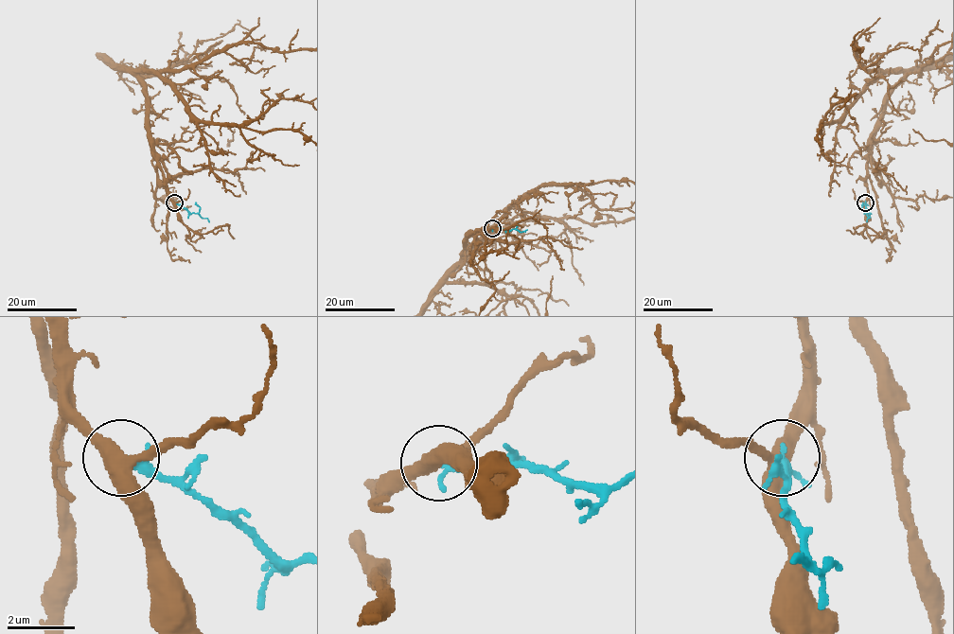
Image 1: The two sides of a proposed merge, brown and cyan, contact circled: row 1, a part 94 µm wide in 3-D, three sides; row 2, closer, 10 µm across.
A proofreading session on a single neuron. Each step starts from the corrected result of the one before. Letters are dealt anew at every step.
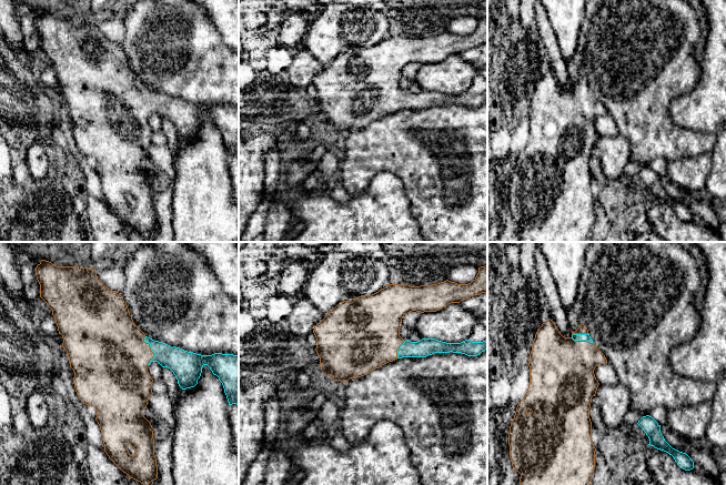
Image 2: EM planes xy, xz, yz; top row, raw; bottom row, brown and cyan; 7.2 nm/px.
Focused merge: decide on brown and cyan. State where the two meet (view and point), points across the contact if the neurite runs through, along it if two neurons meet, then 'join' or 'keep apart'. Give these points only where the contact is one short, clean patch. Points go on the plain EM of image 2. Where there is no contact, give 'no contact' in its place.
xy (151, 102) | across xy (118, 108), (151, 102), (161, 103), (182, 114) | join

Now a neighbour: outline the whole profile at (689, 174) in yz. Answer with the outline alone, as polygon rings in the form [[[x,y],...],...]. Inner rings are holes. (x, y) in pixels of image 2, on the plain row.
[[[705,153],[668,163],[666,175],[672,183],[683,189],[688,195],[693,195],[697,190],[705,188],[710,166],[712,155]]]

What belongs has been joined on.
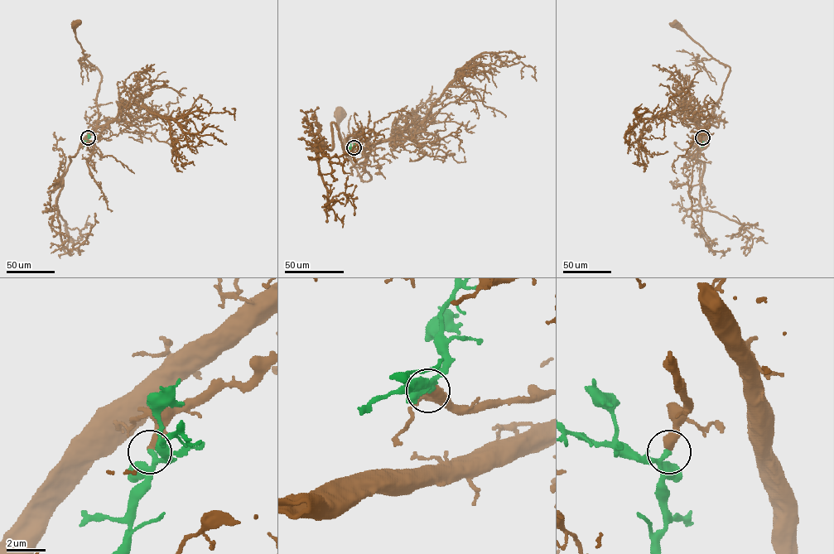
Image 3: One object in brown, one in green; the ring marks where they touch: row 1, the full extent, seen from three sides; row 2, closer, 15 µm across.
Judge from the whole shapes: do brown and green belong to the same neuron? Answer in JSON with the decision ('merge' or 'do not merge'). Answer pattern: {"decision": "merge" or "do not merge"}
{"decision": "merge"}

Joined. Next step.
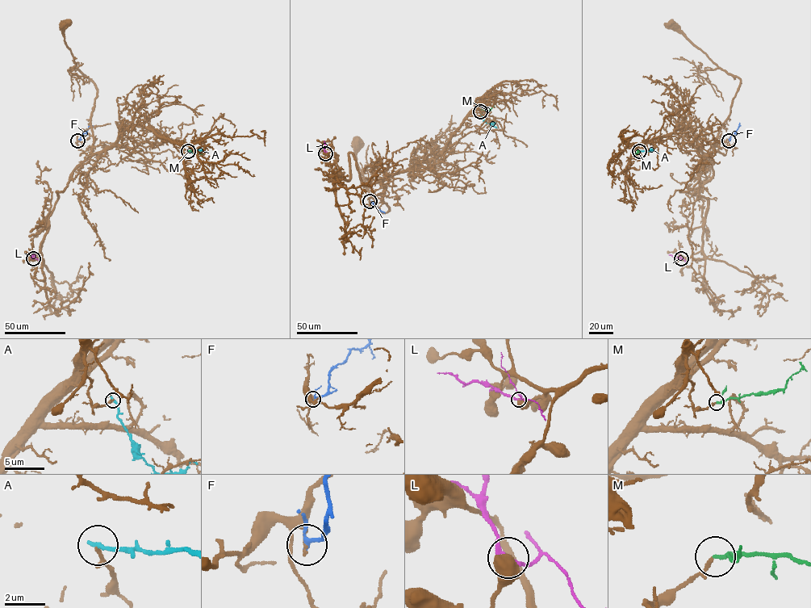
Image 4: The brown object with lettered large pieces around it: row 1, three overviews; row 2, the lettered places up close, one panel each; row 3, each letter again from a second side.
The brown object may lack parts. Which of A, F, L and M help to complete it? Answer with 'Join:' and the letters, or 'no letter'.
Join: M

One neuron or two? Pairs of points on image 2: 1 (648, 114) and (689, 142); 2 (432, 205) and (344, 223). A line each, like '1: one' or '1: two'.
1: one
2: two

